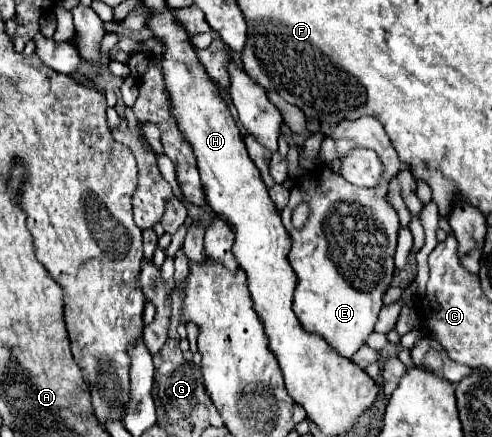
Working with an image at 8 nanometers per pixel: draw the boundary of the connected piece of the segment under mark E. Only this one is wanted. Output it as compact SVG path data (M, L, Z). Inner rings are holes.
M362 116L358 120L346 120L336 126L332 132L332 138L336 140L338 156L348 156L356 148L374 148L378 156L384 162L386 174L382 182L376 188L358 188L354 184L348 184L342 174L340 174L340 164L328 164L322 166L320 170L312 172L306 180L298 180L296 186L290 190L290 202L282 210L282 222L292 238L292 248L288 254L290 266L294 268L296 276L300 278L300 284L296 286L294 292L294 312L302 324L304 330L322 336L340 356L352 358L358 348L366 344L366 338L374 332L374 326L378 322L378 312L382 308L382 298L384 292L388 290L392 276L394 276L394 250L396 250L396 238L398 238L398 216L386 202L386 192L388 192L388 178L396 174L402 168L402 162L384 130L384 126L370 116ZM300 202L308 202L312 208L312 214L302 230L292 228L292 210Z

